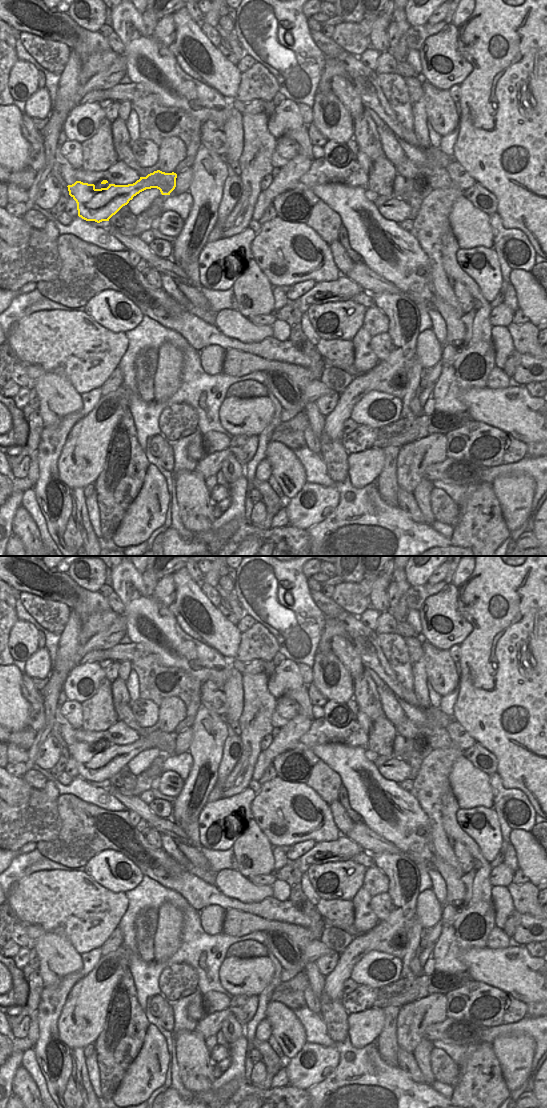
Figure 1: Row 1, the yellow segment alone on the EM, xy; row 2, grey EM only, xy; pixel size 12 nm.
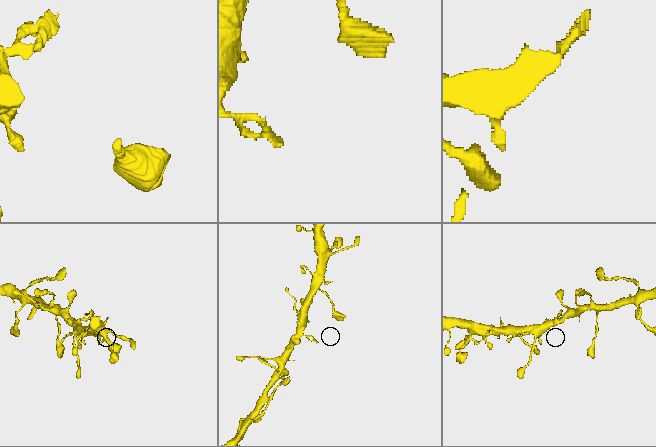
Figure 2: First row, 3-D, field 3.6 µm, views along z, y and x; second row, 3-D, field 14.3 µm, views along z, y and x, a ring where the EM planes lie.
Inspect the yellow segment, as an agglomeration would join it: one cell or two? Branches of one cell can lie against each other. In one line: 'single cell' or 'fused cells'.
single cell

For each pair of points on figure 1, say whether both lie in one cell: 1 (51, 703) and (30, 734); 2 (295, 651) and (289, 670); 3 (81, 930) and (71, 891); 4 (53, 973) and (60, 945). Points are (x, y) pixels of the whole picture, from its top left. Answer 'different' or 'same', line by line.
1: different
2: different
3: same
4: same

